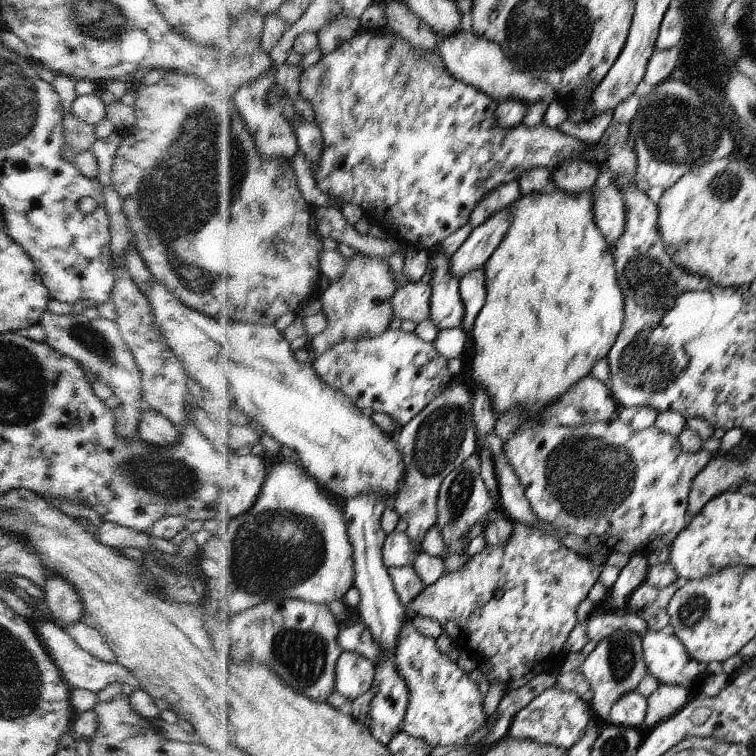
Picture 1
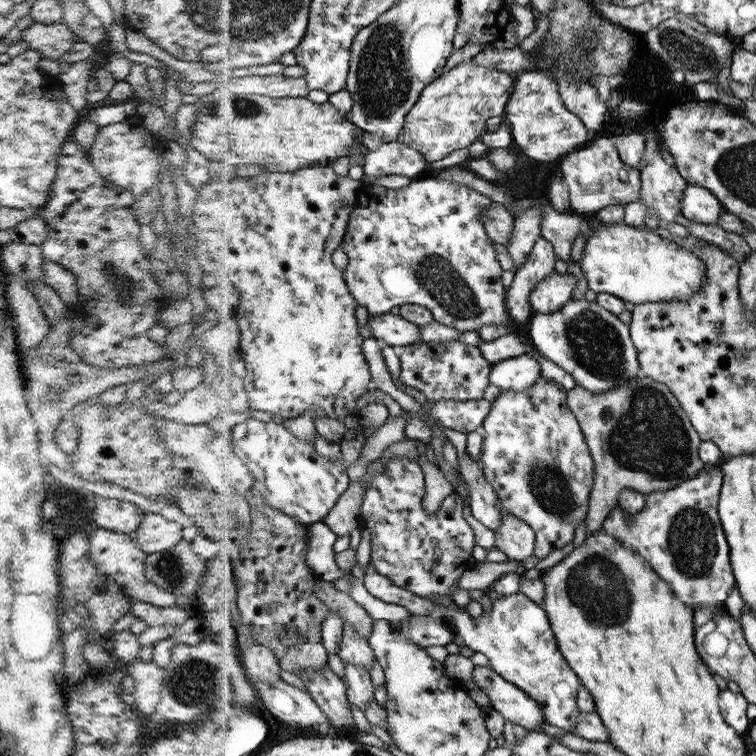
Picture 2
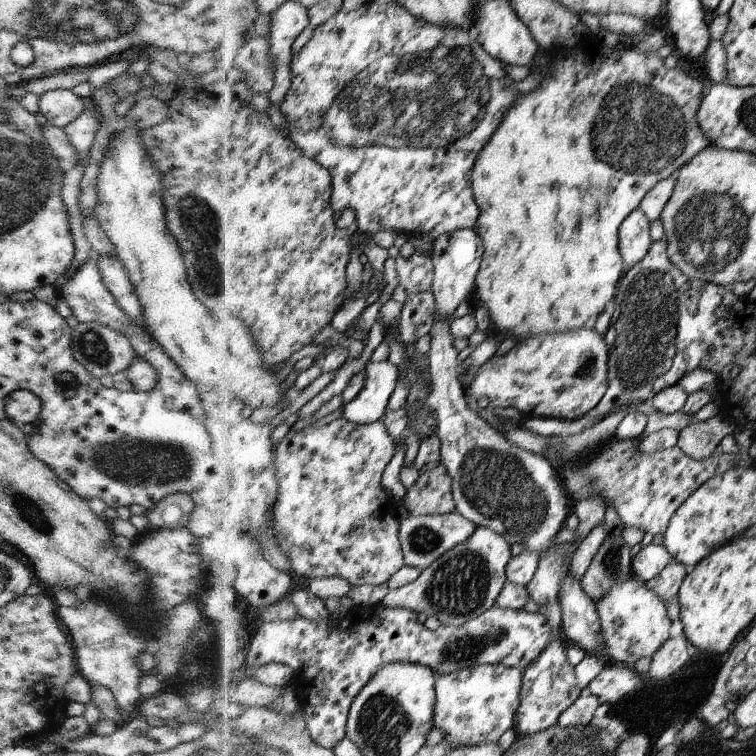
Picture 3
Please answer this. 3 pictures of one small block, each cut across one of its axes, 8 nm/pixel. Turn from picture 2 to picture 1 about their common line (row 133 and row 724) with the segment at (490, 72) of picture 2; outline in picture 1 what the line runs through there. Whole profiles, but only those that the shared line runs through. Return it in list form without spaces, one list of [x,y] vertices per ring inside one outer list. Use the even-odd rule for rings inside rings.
[[[412,619],[404,626],[395,659],[411,692],[411,704],[403,728],[408,734],[423,739],[432,748],[464,747],[468,736],[486,724],[478,682],[440,650],[437,638],[420,632]]]

